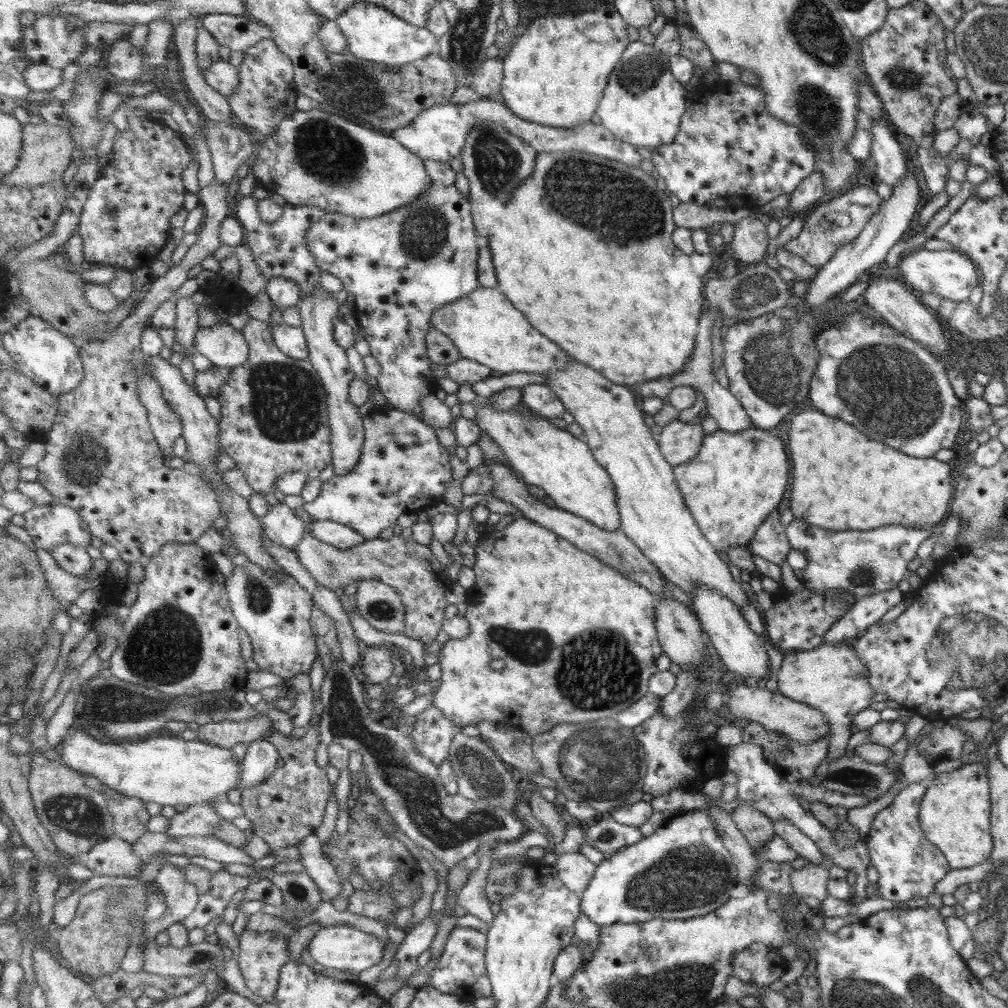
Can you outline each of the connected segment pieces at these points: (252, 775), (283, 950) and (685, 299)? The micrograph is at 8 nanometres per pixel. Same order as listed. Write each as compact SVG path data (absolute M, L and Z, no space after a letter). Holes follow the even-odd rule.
M260 738L251 743L242 765L242 786L246 789L264 784L280 768L282 758L272 741Z
M244 930L240 940L239 966L247 986L256 994L270 1003L275 1003L276 991L280 987L280 979L284 965L292 960L289 954L289 938L276 932L256 932ZM256 934L258 934L258 954L256 954Z
M582 151L541 152L536 166L536 174L532 178L528 178L514 194L514 200L512 200L512 208L514 208L512 218L514 220L512 220L512 224L494 228L492 238L486 241L494 251L494 262L501 289L520 310L528 315L532 324L554 342L559 343L572 357L599 370L614 383L626 386L636 386L660 380L666 376L680 374L696 352L700 320L705 313L704 278L695 271L691 255L680 249L675 242L675 232L678 226L675 221L675 208L670 201L671 193L656 174L646 174L644 170L638 170L638 168ZM534 228L538 228L538 244L534 244Z

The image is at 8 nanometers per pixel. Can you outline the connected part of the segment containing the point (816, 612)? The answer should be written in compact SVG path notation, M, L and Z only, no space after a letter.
M828 590L829 594L818 594L813 592L812 594L804 598L804 602L800 604L800 600L792 600L791 593L786 592L784 595L790 594L790 610L784 602L778 604L776 598L776 606L778 608L772 608L761 611L762 620L765 626L765 634L768 636L774 644L774 646L782 652L796 652L812 650L817 646L820 646L824 642L824 633L832 627L834 622L838 621L854 603L854 598L850 598L848 594L836 594L832 590Z

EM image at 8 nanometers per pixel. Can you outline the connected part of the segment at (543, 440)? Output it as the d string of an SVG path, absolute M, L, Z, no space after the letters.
M477 399L475 404L478 408L477 424L480 429L492 438L500 449L504 451L506 458L510 461L510 466L522 474L522 477L536 486L541 486L550 501L564 510L572 511L574 514L582 515L583 518L591 520L605 530L615 532L622 527L620 506L618 503L618 490L616 484L605 467L596 460L587 441L582 441L576 436L572 436L568 430L558 428L552 424L547 417L539 416L538 413L531 414L531 410L524 408L524 404L516 406L507 412L501 412L495 402L490 399Z

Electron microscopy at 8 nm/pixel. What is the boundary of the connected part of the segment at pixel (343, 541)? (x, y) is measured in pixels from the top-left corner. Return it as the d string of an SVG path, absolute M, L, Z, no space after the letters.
M318 520L308 525L308 530L314 532L317 538L336 547L352 548L368 541L367 536L355 528L333 521Z

